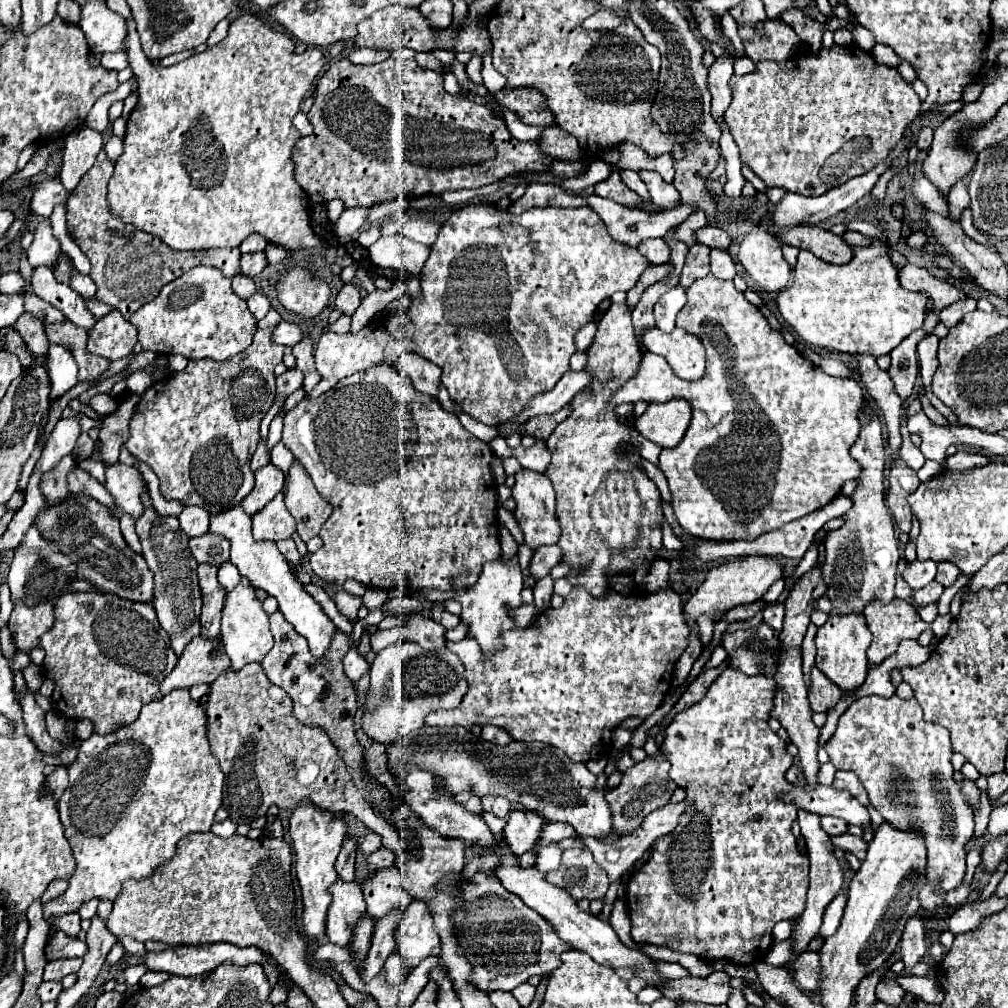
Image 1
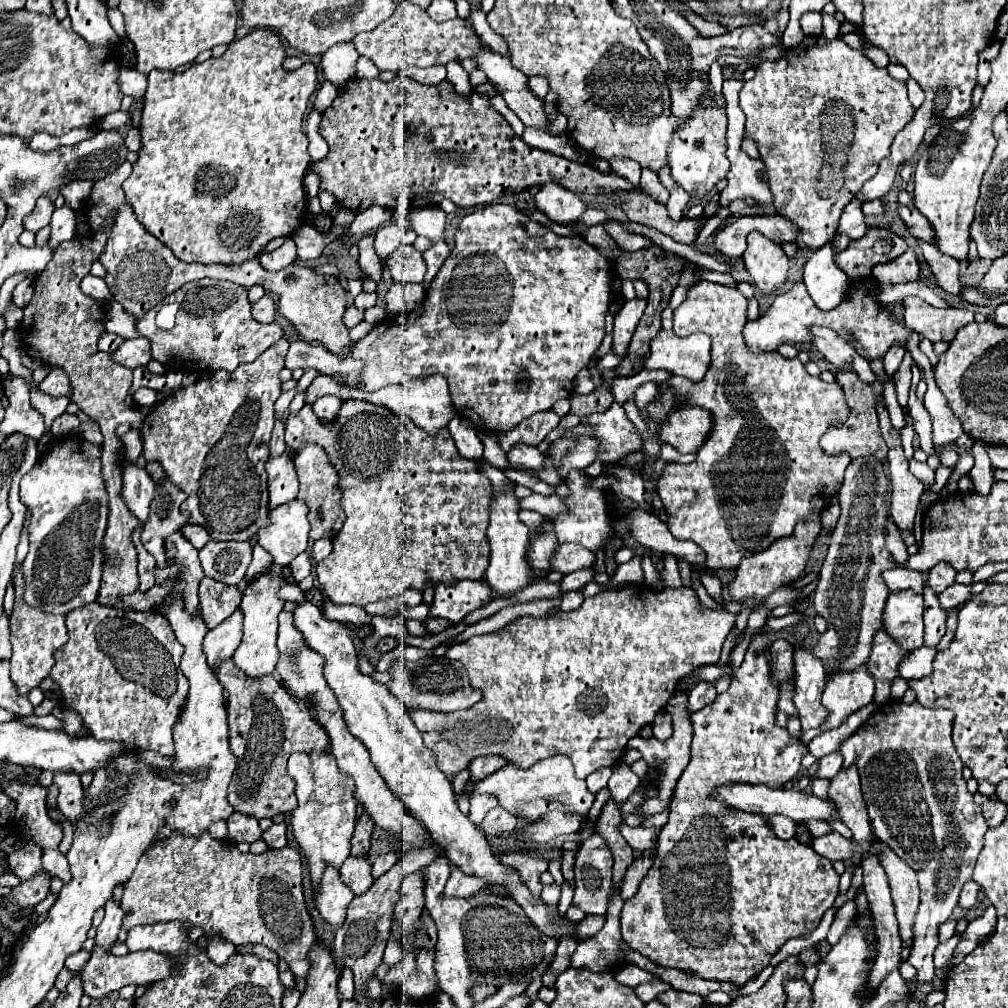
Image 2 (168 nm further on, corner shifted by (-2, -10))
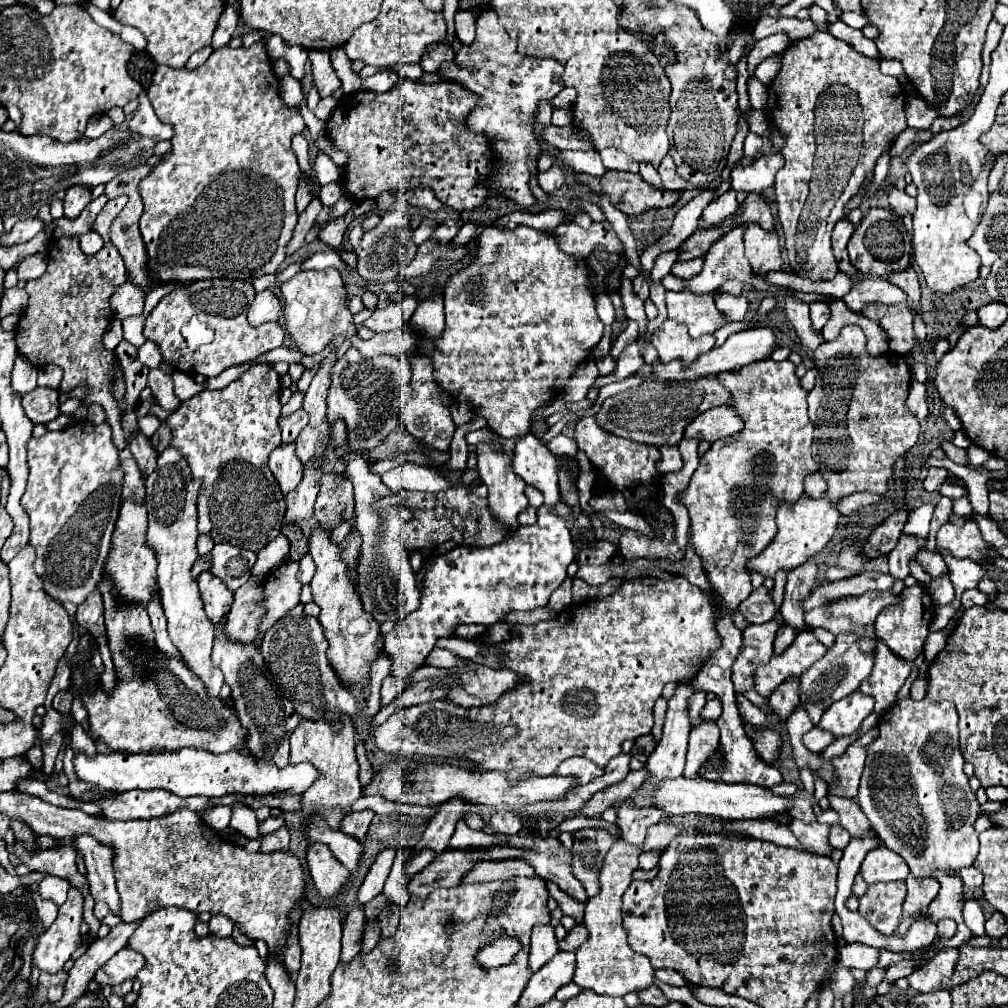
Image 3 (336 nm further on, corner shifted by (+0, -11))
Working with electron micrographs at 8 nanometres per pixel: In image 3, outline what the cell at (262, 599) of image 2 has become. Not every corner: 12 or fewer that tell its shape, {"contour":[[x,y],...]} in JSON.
{"contour":[[288,561],[266,577],[266,615],[254,645],[266,629],[300,603],[298,561]]}

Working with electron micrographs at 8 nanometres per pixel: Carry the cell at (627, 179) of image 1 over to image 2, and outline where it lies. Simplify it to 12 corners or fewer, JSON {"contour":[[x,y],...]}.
{"contour":[[616,158],[610,162],[618,176],[638,186],[640,164]]}

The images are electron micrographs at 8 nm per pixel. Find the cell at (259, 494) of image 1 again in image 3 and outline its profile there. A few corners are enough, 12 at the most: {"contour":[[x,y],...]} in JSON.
{"contour":[[296,445],[270,453],[270,471],[284,495],[302,481]]}

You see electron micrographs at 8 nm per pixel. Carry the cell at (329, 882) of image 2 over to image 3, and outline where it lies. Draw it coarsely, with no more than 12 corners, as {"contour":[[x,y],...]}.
{"contour":[[324,843],[306,849],[316,889],[334,897],[348,883],[348,869]]}

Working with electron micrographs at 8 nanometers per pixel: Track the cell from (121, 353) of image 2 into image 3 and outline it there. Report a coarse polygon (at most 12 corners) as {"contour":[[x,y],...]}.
{"contour":[[154,341],[138,349],[138,359],[150,369],[162,361],[160,347]]}

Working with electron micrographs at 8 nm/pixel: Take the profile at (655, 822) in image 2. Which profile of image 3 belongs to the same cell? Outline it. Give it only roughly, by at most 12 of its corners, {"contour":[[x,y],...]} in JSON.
{"contour":[[712,721],[692,729],[684,775],[692,777],[718,749]]}

